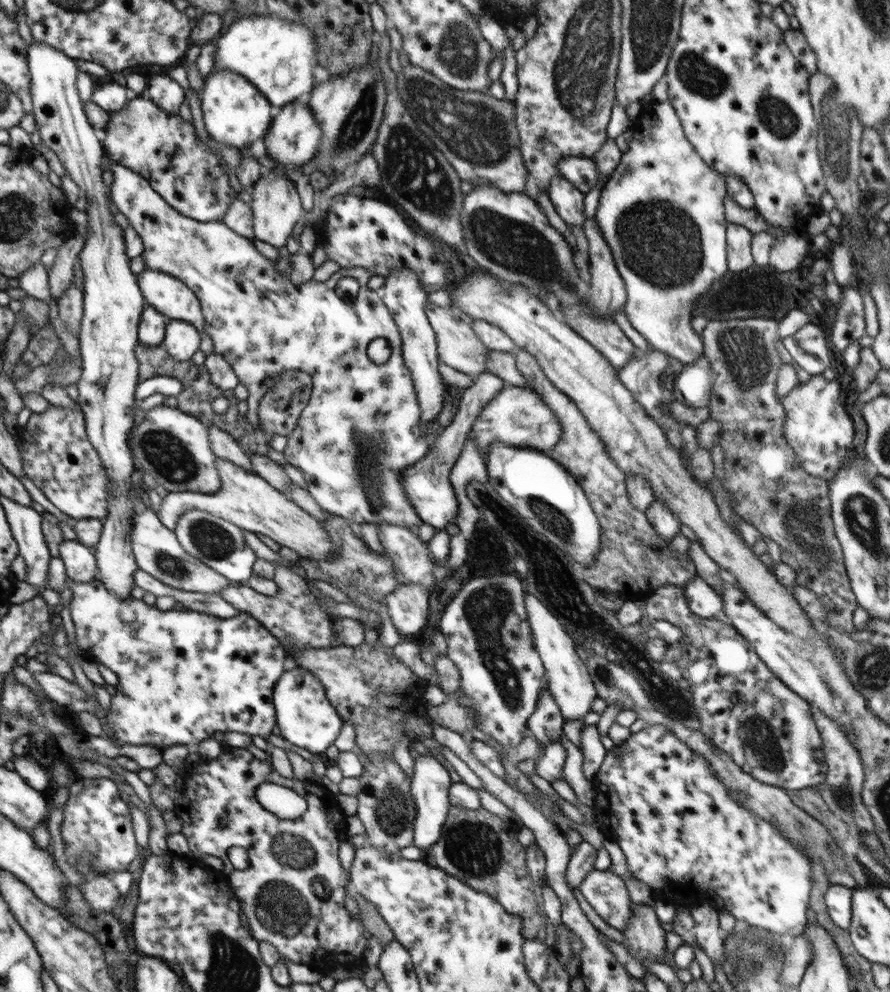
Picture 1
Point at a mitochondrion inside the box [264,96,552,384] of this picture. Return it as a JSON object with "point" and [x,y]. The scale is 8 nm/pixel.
{"point":[413,166]}

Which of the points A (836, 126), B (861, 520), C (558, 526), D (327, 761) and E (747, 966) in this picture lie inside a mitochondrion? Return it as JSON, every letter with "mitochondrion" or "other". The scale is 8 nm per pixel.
{"A":"mitochondrion","B":"mitochondrion","C":"mitochondrion","D":"other","E":"mitochondrion"}

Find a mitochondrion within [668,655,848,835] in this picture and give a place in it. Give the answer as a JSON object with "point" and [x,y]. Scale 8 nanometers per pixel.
{"point":[762,745]}

